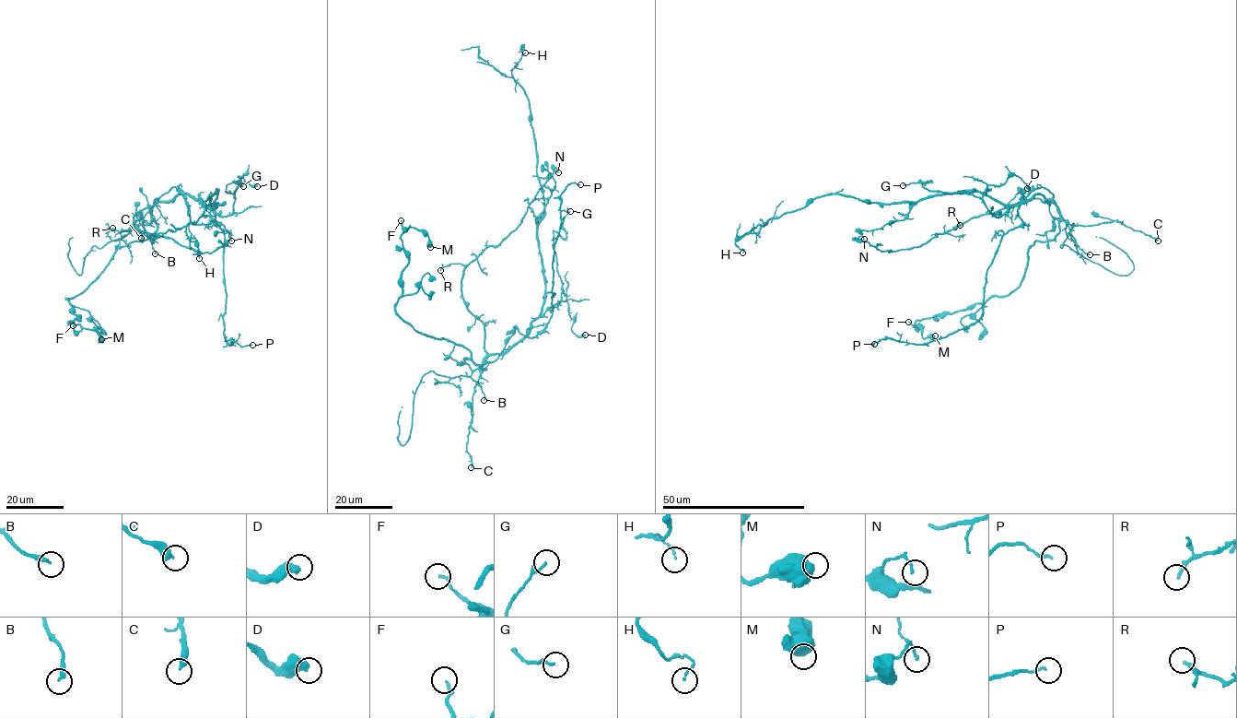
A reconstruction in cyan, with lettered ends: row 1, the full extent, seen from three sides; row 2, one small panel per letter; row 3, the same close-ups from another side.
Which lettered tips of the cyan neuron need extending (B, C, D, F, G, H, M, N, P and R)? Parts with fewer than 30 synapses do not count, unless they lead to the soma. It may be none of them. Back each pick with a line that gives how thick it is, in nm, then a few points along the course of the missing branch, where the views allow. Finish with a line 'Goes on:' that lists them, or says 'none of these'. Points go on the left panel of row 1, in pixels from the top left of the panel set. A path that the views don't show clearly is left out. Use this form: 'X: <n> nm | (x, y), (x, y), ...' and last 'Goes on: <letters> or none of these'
Goes on: none of these

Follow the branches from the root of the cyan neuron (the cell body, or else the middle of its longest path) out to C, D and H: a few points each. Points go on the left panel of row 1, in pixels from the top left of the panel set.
C: (183, 194), (155, 203), (150, 222), (144, 225), (144, 221), (139, 220), (137, 229), (141, 238)
D: (183, 194), (191, 194), (219, 216), (228, 216), (241, 177), (246, 173), (243, 179), (257, 186)
H: (183, 194), (210, 205), (217, 192), (210, 198), (216, 205), (209, 197), (203, 215), (186, 228), (199, 258)

